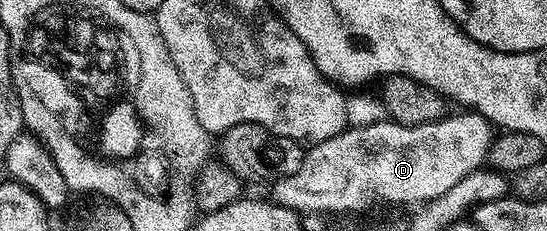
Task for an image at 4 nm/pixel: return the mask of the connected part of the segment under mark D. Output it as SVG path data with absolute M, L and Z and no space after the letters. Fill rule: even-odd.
M477 113L458 114L462 115L447 114L435 123L425 123L415 127L405 127L393 121L383 121L372 125L364 125L363 127L347 126L346 130L336 137L328 137L328 141L320 141L313 144L307 150L304 157L304 165L300 165L300 169L295 175L284 175L273 180L273 183L275 182L274 195L272 194L273 202L299 213L305 213L305 211L366 211L377 199L383 199L386 203L414 203L413 205L428 203L431 199L440 197L440 193L448 193L448 189L452 189L452 185L456 185L456 181L464 181L464 177L468 177L468 173L479 170L487 162L492 142L492 134L490 135L492 125L485 117Z

